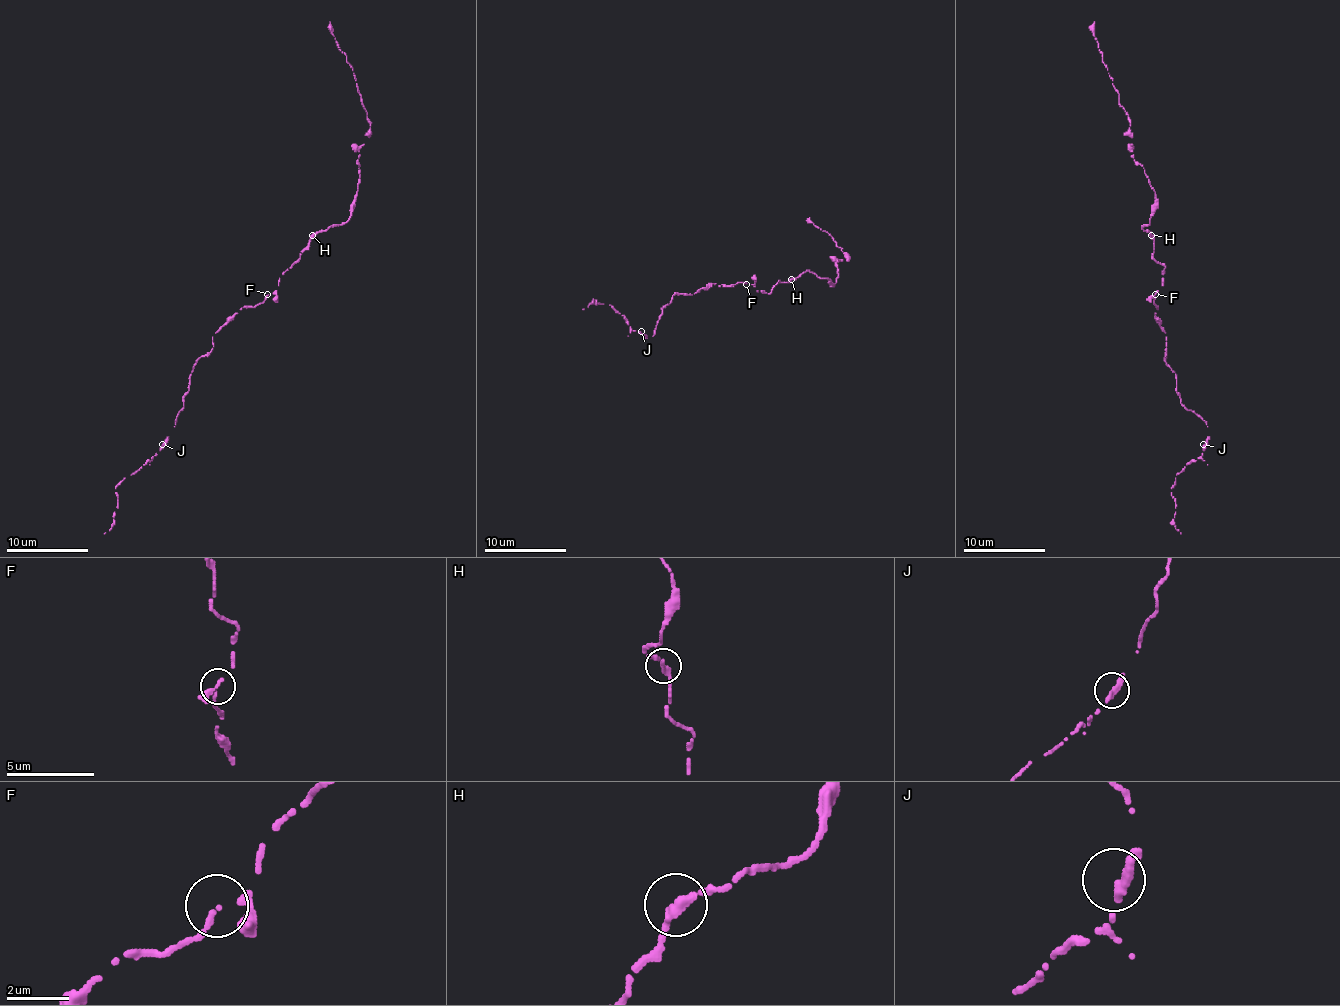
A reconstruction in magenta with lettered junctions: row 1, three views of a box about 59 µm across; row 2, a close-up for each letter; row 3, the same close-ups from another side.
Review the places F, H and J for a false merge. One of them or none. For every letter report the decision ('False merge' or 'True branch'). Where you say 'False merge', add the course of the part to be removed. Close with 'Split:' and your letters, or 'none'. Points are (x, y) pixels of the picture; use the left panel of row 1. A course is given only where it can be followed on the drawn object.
F: True branch
H: True branch
J: True branch
Split: none

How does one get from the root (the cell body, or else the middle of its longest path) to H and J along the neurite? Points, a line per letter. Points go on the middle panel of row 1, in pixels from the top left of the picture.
H: (746, 284), (752, 284), (756, 290), (764, 290), (769, 294), (779, 282), (791, 280)
J: (746, 284), (709, 284), (694, 294), (674, 294), (661, 308), (655, 333), (647, 337), (641, 331)

